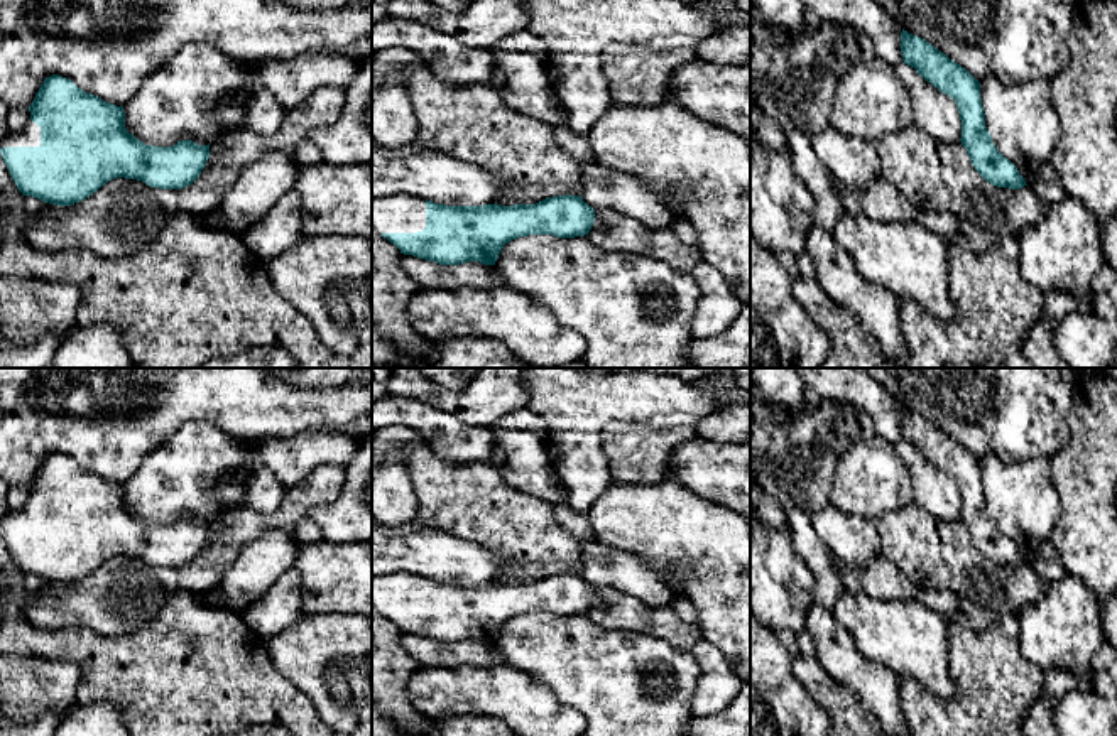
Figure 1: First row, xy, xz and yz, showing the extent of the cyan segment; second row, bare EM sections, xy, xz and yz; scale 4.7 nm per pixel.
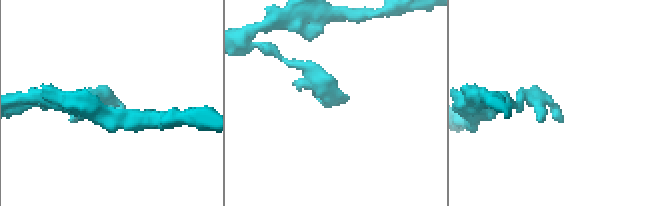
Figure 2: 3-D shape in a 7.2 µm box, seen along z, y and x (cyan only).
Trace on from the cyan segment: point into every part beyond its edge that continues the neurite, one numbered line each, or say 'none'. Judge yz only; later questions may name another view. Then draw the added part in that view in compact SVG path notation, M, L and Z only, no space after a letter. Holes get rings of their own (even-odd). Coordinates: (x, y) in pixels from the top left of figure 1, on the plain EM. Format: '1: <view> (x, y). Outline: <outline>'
none

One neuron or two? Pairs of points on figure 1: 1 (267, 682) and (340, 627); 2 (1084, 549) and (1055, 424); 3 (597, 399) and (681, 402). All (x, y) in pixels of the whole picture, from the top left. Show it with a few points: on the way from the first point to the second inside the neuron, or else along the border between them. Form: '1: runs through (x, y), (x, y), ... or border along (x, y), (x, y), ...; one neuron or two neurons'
1: border along (264, 640), (271, 662), (308, 699); two neurons
2: border along (1072, 411), (1068, 417), (1068, 439), (1050, 458); two neurons
3: runs through (617, 399), (661, 400); one neuron

